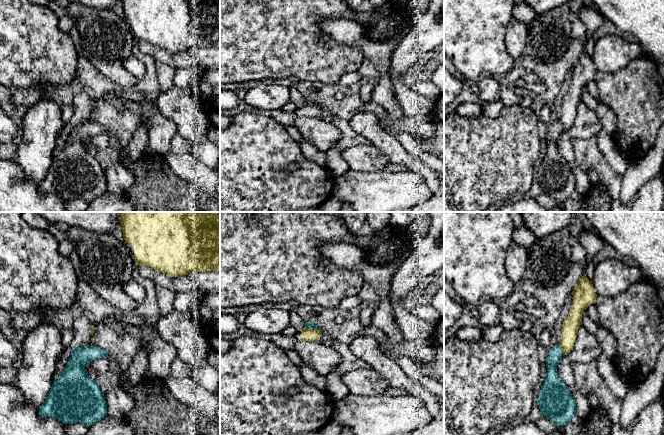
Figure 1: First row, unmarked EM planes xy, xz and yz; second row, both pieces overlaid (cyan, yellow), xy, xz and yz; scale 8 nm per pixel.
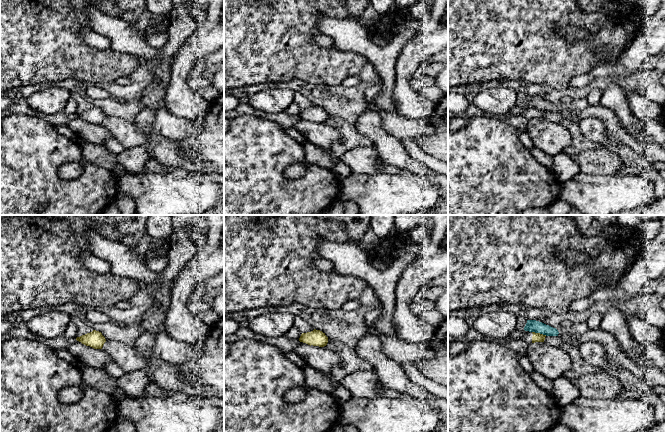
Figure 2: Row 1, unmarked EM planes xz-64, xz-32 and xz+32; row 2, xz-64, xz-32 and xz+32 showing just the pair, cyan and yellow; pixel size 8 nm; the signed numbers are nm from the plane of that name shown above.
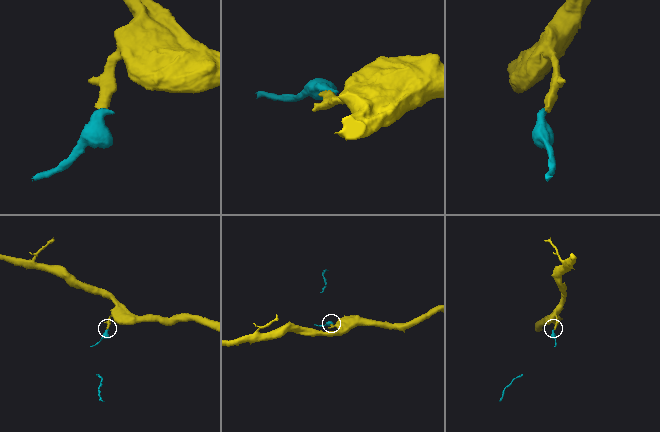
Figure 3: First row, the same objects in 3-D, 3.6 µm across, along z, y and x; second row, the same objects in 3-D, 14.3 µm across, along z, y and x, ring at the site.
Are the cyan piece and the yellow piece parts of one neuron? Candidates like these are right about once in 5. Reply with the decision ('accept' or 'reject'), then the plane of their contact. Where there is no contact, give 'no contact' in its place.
reject; contact in xz

